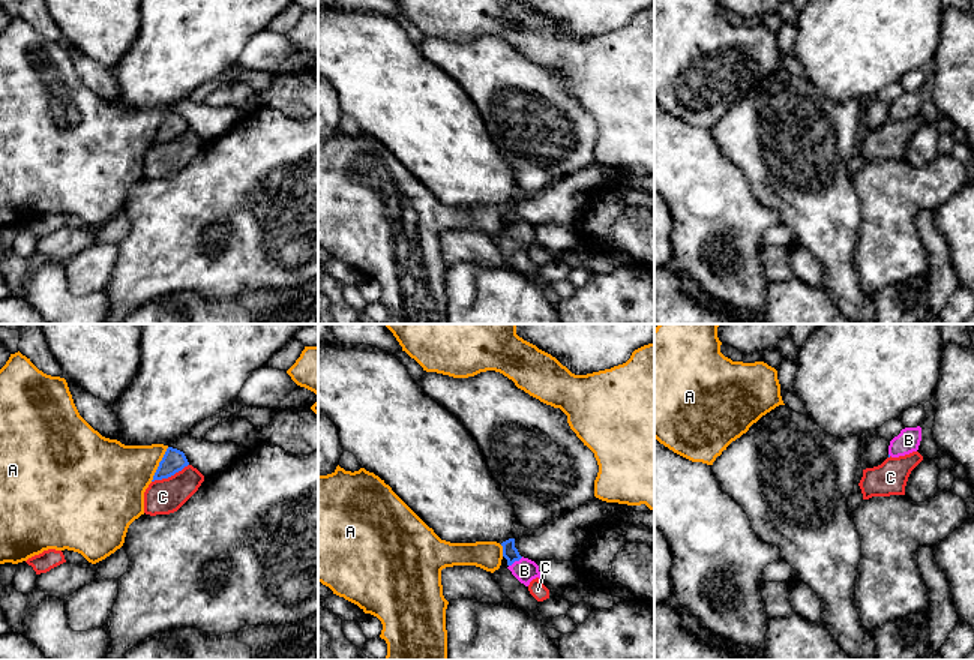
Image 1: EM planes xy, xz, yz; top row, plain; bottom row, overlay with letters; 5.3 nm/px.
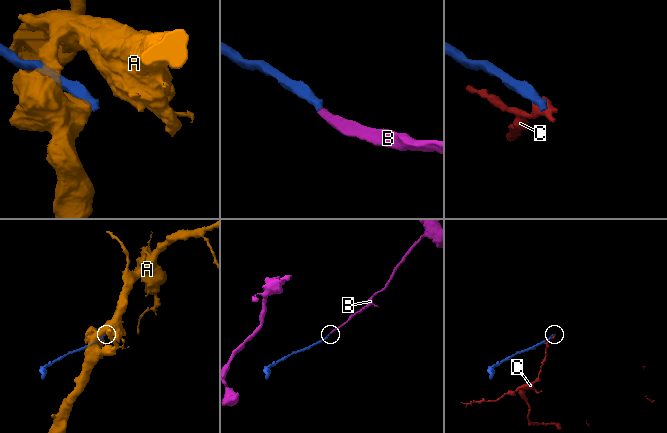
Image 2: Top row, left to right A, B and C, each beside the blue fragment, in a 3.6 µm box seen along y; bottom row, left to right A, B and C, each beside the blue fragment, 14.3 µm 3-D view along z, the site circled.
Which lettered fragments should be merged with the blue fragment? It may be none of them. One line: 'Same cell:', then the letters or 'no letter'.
Same cell: B

